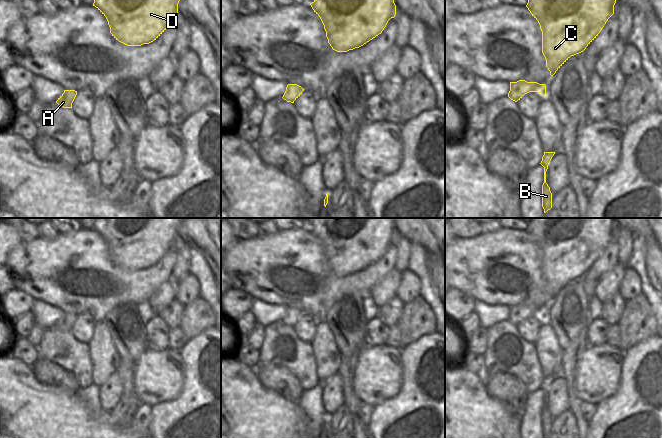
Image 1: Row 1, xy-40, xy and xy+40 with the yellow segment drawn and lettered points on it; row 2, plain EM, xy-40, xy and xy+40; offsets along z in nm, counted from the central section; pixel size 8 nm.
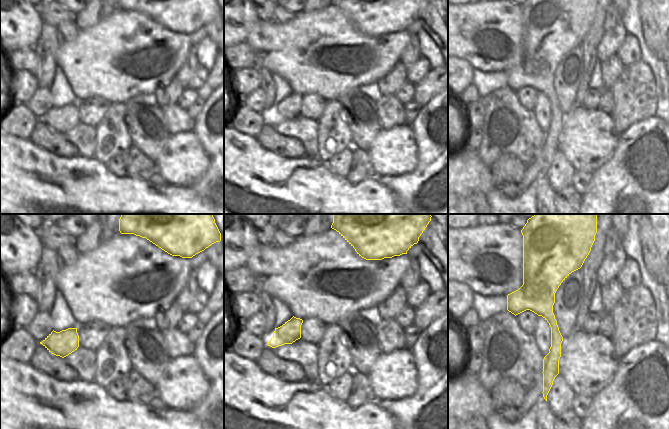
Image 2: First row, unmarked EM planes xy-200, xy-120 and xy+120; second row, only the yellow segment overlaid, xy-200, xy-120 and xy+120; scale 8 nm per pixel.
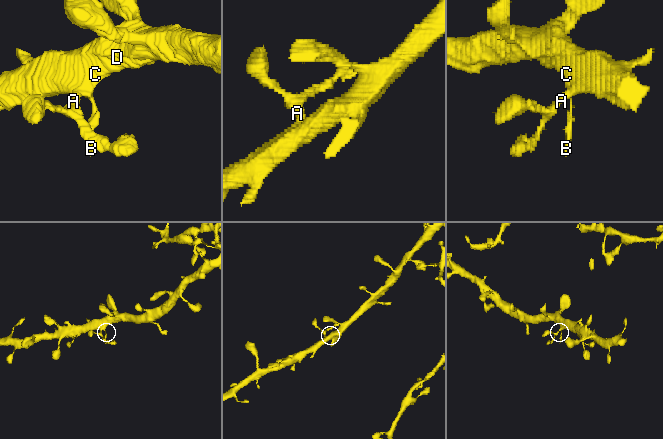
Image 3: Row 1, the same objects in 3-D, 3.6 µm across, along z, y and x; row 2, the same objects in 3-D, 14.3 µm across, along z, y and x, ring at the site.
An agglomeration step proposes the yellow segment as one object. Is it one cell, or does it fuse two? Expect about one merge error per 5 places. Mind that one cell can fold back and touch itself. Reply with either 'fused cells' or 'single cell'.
single cell

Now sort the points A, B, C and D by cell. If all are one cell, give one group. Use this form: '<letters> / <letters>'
A B C D

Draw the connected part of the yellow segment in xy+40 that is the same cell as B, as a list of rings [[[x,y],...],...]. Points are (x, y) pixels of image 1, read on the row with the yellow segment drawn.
[[[544,152],[540,163],[544,167],[544,183],[542,185],[542,207],[544,209],[544,213],[552,208],[552,193],[550,191],[550,187],[546,183],[546,171],[554,154],[555,152]]]

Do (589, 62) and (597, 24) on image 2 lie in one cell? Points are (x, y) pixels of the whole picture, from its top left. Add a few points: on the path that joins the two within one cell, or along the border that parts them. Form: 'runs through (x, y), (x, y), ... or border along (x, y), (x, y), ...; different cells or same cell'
runs through (589, 53), (589, 45), (595, 33); same cell

